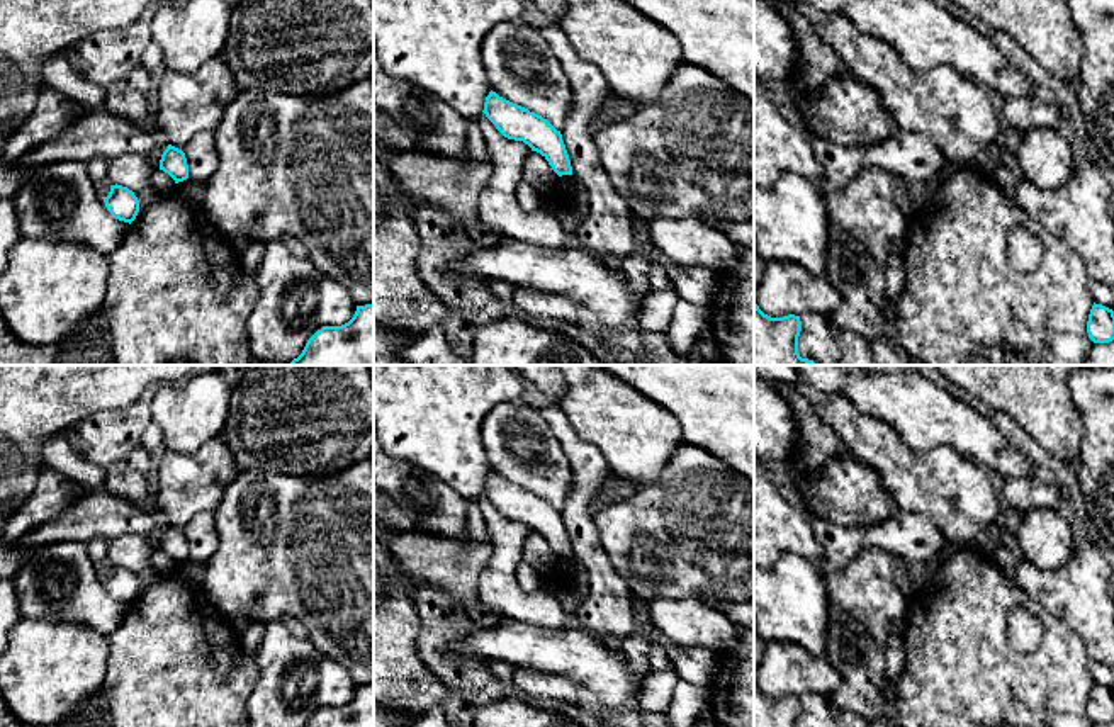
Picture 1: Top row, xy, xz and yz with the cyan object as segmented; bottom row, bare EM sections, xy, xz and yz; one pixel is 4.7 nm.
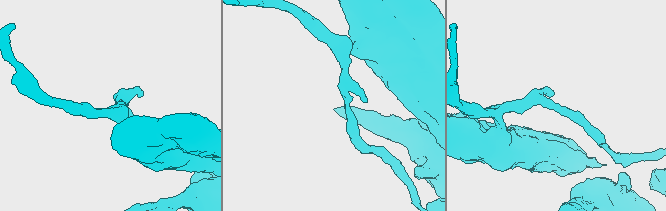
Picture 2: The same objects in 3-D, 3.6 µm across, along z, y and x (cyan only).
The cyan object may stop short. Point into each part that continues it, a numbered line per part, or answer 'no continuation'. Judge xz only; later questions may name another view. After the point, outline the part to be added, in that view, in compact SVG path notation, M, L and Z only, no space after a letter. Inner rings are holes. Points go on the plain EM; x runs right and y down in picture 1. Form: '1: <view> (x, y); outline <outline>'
no continuation

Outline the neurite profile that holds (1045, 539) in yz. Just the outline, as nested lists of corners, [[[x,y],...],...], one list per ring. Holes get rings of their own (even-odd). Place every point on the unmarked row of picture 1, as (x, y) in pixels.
[[[1051,506],[1024,513],[1016,538],[1021,555],[1043,571],[1063,567],[1075,544],[1072,527]]]

